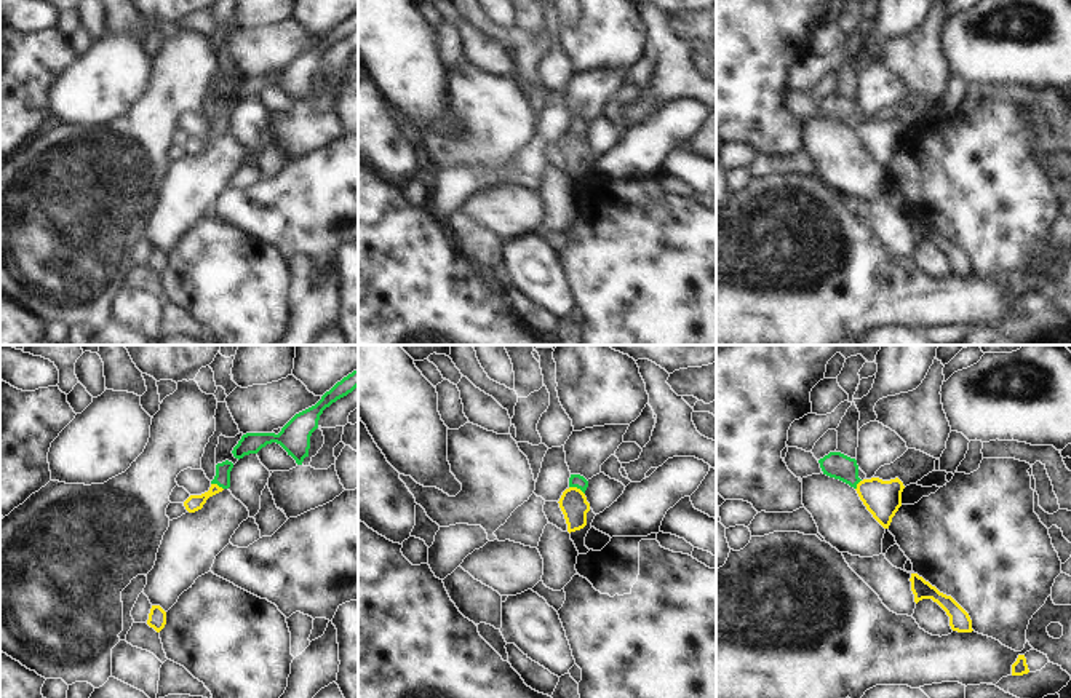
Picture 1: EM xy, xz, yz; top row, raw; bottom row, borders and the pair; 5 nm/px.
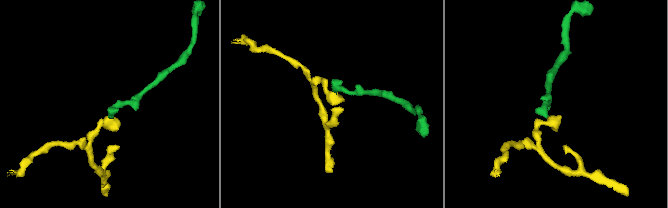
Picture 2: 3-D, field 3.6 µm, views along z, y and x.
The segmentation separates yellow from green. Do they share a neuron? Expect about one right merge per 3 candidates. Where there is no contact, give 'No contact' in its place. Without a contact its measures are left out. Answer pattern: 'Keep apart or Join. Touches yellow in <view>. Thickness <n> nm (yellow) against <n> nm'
Join. Touches yellow in xz. Thickness 140 nm (yellow) against 70 nm.

